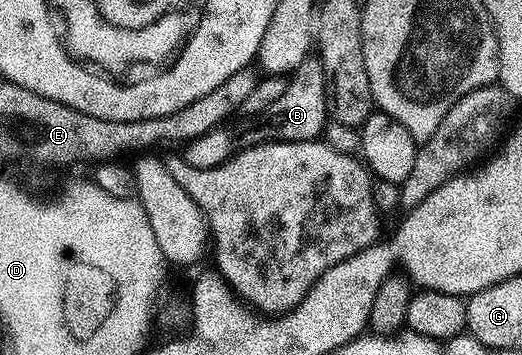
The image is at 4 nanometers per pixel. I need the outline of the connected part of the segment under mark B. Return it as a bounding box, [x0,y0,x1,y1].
[182,57,330,169]

